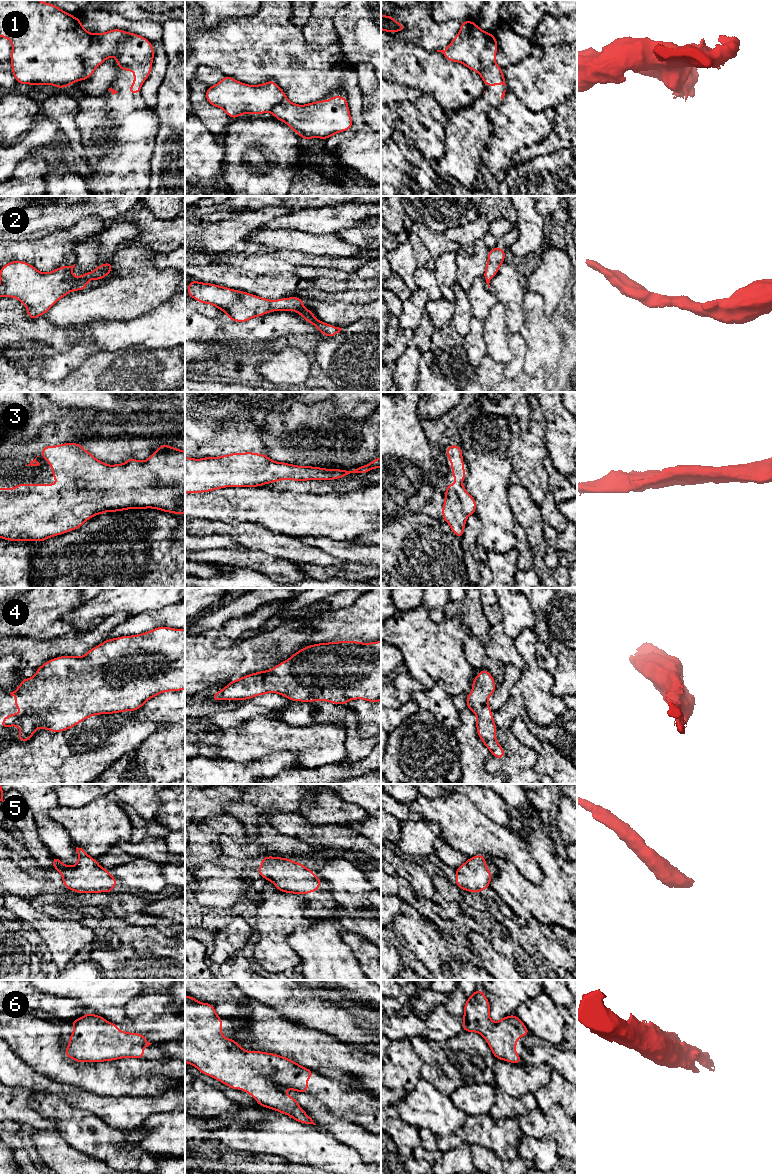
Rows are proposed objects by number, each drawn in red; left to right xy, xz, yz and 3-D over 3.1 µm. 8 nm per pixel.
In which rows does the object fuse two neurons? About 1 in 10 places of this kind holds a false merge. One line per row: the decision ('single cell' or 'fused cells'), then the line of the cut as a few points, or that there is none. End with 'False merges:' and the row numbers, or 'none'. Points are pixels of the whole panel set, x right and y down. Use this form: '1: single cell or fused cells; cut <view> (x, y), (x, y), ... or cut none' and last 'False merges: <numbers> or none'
1: fused cells; cut xy (91, 34), (91, 45), (83, 55), (84, 74), (81, 78)
2: single cell; cut none
3: single cell; cut none
4: single cell; cut none
5: single cell; cut none
6: single cell; cut none
False merges: 1

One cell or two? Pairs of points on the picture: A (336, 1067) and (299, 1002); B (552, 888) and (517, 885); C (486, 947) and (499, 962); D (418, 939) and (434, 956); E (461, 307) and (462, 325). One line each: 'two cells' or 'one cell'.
A: two cells
B: one cell
C: one cell
D: one cell
E: one cell

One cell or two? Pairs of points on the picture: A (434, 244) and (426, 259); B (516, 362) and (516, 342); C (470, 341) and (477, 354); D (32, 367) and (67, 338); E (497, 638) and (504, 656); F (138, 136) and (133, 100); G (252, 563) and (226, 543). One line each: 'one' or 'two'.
A: two
B: one
C: one
D: two
E: one
F: one
G: two

